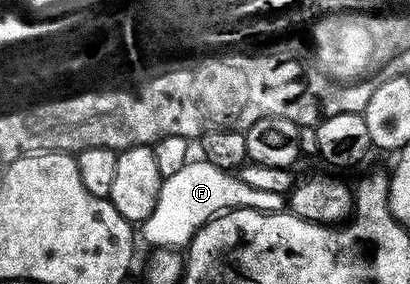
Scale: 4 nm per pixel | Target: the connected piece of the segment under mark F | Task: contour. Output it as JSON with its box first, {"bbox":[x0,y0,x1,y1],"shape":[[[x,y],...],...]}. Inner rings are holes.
{"bbox":[140,158,286,248],"shape":[[[205,158],[192,159],[175,174],[163,178],[160,196],[153,213],[141,222],[140,235],[153,248],[185,248],[212,218],[229,209],[254,209],[262,212],[281,212],[286,205],[283,194],[258,191],[248,187],[239,176],[231,175],[208,163]]]}

